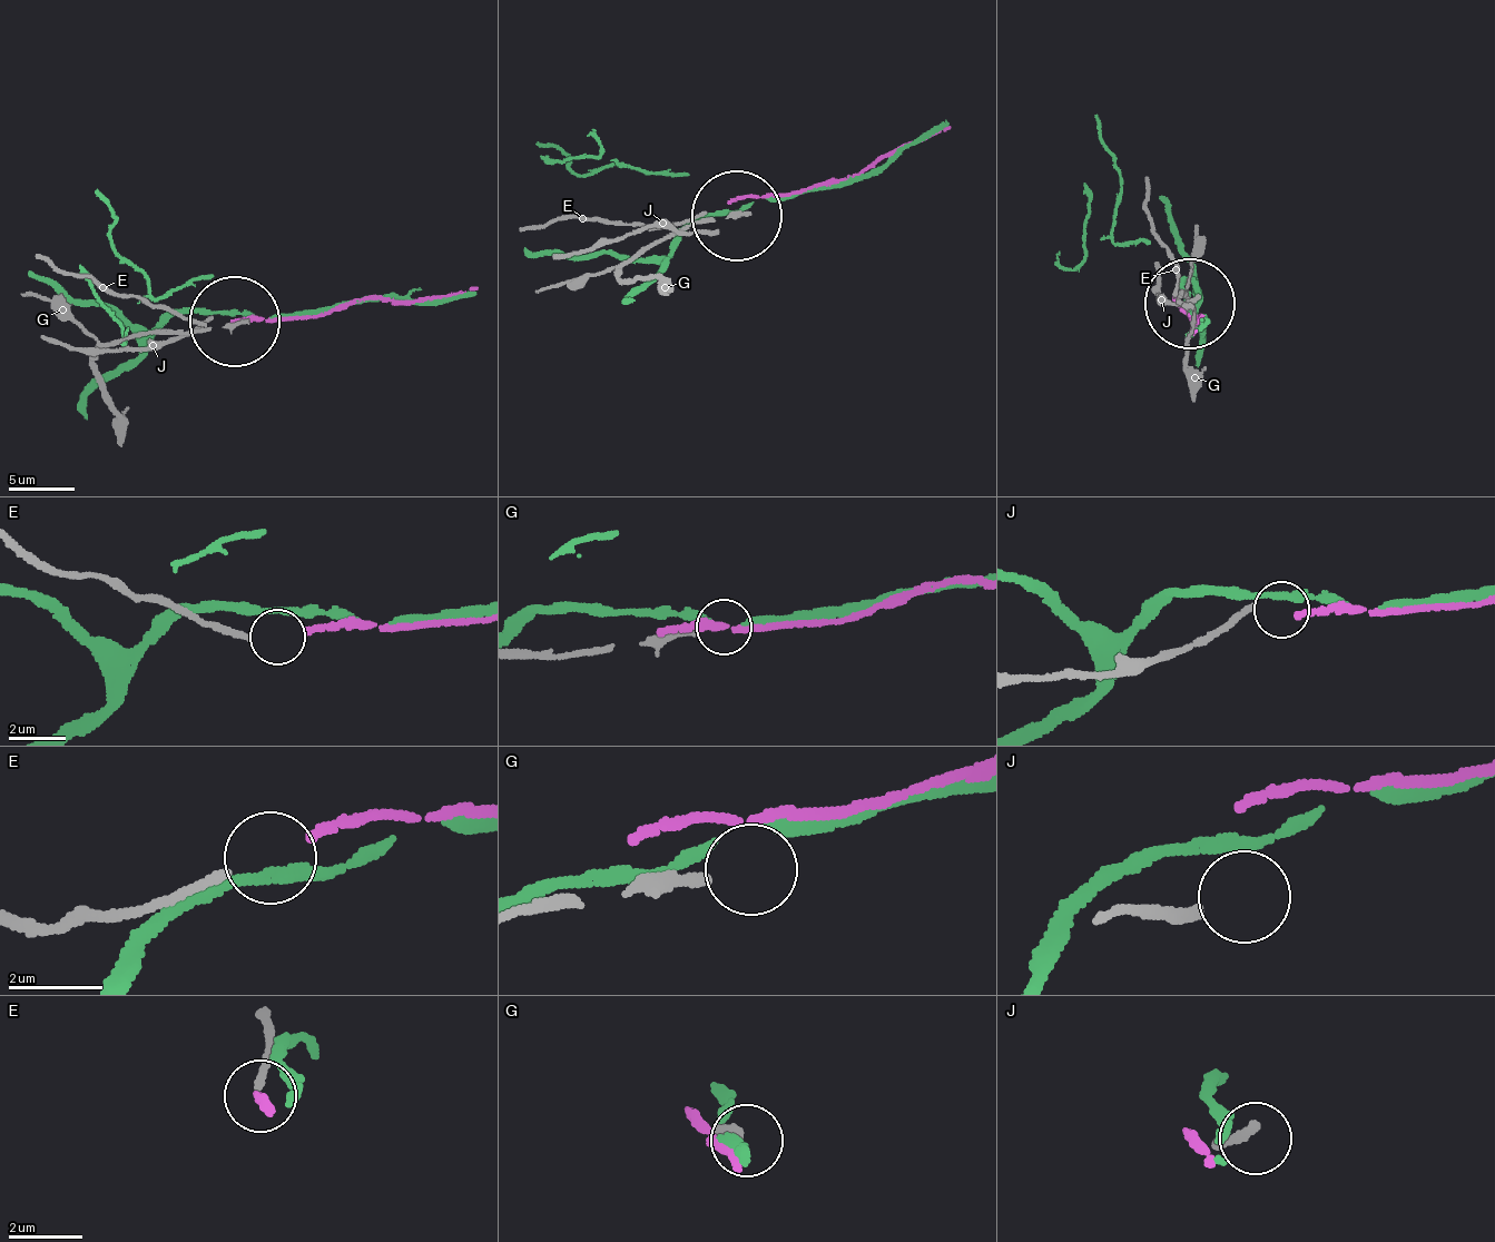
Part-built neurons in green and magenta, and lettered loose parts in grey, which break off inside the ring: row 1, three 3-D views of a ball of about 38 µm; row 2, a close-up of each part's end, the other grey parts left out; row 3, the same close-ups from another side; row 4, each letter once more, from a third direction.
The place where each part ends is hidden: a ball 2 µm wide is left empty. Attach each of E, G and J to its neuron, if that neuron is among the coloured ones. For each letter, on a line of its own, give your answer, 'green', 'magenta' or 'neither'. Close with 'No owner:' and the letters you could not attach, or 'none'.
E: magenta
G: neither
J: neither
No owner: G, J

